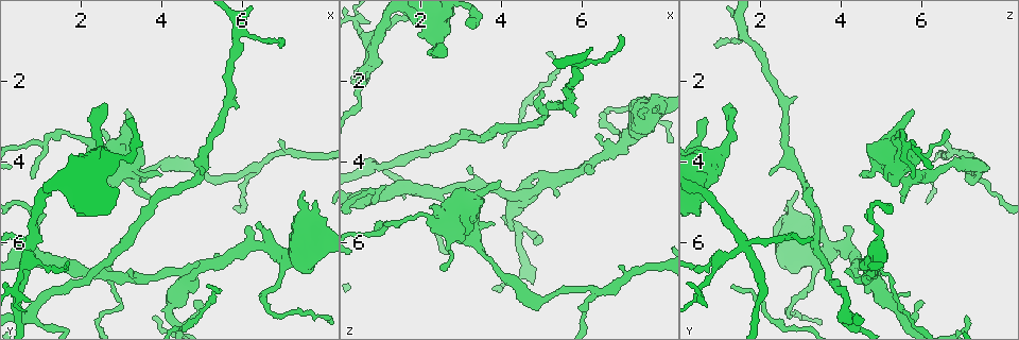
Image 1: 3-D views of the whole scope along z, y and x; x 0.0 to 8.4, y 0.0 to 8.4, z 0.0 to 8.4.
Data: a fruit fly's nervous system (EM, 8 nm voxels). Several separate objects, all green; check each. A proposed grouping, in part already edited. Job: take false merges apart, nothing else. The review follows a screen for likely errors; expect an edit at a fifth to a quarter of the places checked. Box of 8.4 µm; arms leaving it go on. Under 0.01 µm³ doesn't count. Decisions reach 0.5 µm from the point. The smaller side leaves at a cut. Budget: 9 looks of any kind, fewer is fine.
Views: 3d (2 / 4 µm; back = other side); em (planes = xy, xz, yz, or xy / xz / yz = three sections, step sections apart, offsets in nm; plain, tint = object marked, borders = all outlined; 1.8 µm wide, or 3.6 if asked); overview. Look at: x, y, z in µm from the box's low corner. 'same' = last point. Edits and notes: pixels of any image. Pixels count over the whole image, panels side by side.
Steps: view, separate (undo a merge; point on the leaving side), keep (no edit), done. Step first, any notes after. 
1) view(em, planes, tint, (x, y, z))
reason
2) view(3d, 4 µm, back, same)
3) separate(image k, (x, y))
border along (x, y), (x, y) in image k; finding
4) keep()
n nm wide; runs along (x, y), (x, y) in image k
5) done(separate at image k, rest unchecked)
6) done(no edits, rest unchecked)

view(em, planes, tint, (0.65, 5.20, 4.80))
sharp bend

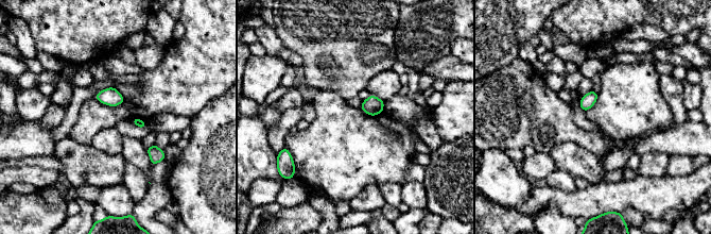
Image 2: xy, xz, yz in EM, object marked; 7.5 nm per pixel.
keep()
one neuron here

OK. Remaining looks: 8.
view(3d, 4 µm, (4.70, 6.75, 4.80))
arms part here

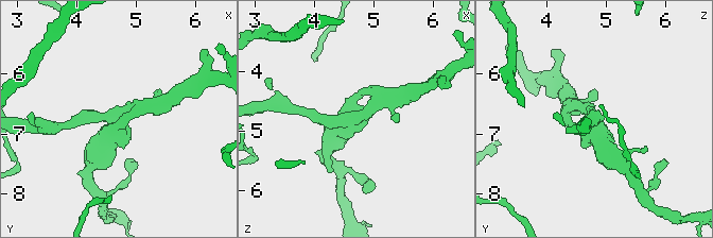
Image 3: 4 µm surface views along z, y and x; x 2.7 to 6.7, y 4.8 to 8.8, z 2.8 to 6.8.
view(em, planes, plain, (4.65, 6.75, 4.85))
3 arms

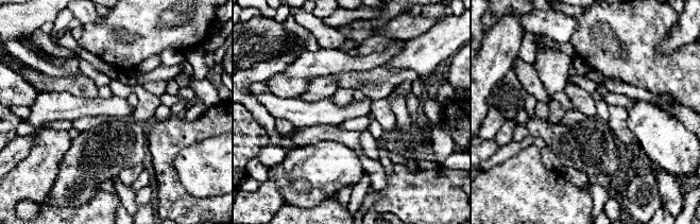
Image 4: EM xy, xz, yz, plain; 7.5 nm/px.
view(em, planes, tint, same)

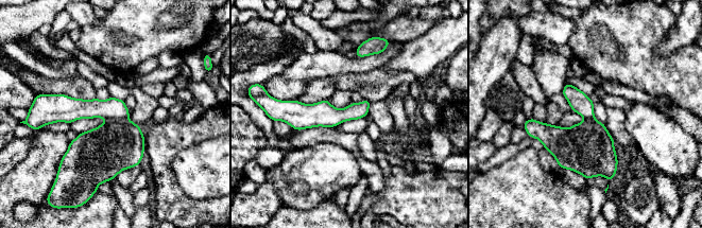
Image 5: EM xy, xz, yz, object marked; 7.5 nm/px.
keep()
160 nm wide; runs along (366, 103), (345, 115), (286, 108) in image 5; one neuron here

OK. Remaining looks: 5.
view(em, xy, step 16, tint, (6.95, 6.95, 3.40))
abrupt turn

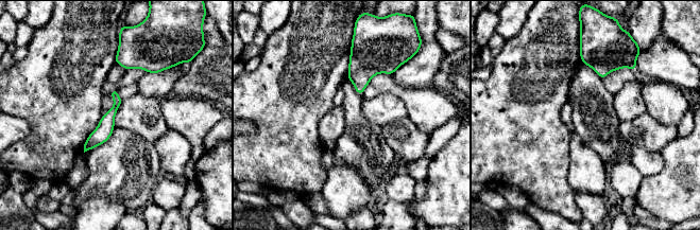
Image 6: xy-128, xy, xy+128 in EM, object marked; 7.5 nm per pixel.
view(em, planes, tint, same)
another direction

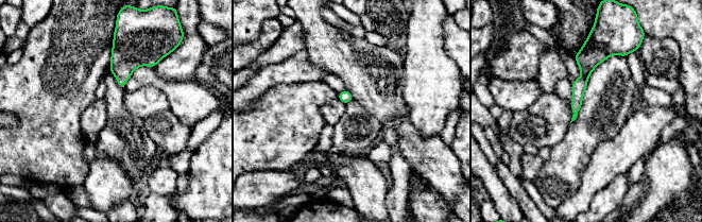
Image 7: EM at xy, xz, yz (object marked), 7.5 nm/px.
keep()
one neuron here

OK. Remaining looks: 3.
view(em, xz, step 16, tint, (1.10, 3.55, 5.60))

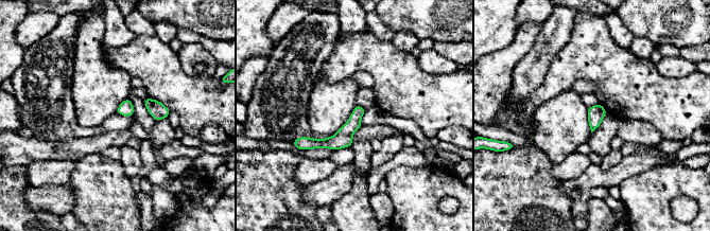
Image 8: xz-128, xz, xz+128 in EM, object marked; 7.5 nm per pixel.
keep()
runs along (361, 109), (334, 142), (296, 142) in image 8; all the same neuron

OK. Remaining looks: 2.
done(no edits, rest unchecked)

